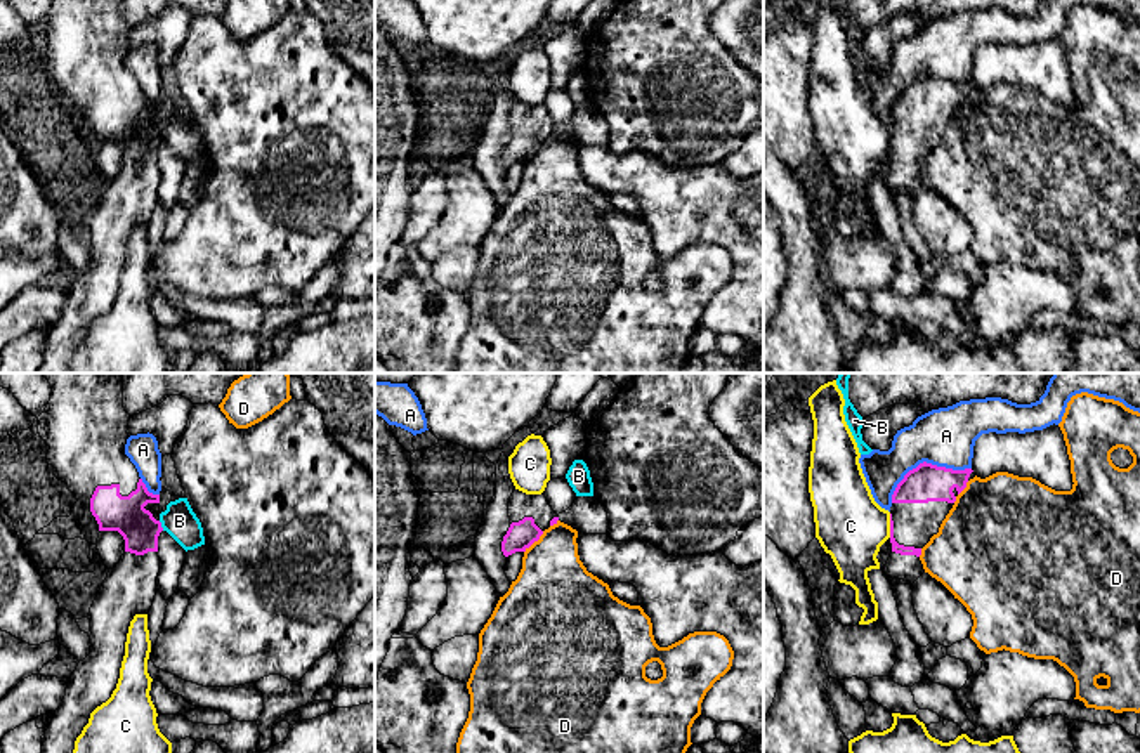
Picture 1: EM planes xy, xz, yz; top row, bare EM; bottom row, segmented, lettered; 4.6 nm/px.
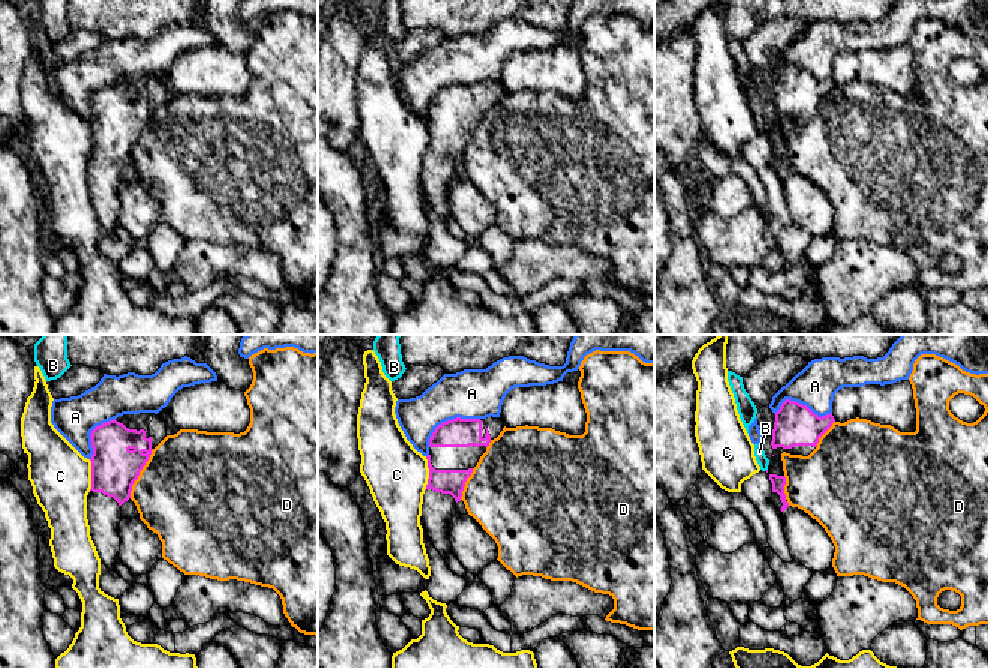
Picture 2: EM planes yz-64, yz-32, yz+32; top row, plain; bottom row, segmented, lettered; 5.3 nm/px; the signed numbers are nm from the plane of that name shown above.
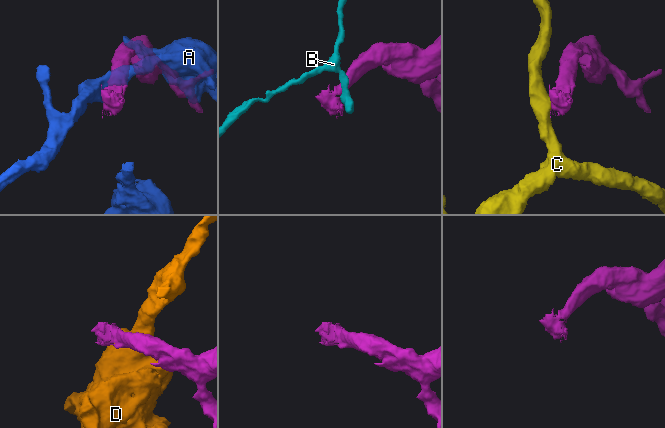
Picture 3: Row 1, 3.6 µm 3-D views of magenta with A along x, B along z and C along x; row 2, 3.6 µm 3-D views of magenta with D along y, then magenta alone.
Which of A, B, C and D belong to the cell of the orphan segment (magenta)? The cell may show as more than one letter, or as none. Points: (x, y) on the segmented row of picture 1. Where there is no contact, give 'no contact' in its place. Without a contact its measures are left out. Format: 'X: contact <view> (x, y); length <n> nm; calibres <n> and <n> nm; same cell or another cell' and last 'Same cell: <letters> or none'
A: contact yz (923, 462); length 400 nm; calibres 180 and 260 nm; another cell
B: contact xy (160, 526); length 50 nm; calibres 180 and 160 nm; another cell
C: contact yz (891, 526); length 110 nm; calibres 50 and 320 nm; another cell
D: contact xz (535, 540); length 140 nm; calibres 130 and 360 nm; another cell
Same cell: none

